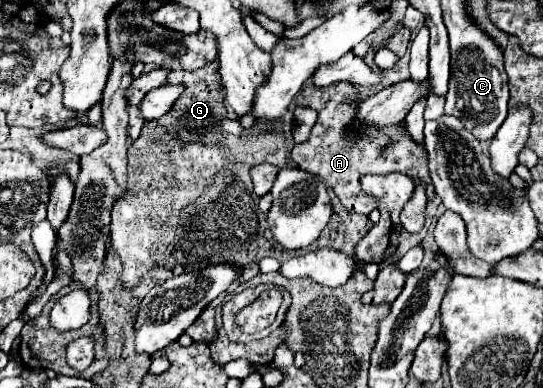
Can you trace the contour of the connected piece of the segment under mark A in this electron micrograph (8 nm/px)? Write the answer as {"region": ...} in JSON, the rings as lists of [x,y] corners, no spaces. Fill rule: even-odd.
{"region":[[[350,84],[340,86],[340,90],[332,90],[332,98],[310,98],[310,90],[306,90],[306,100],[298,94],[296,104],[298,106],[308,106],[312,110],[318,112],[318,120],[310,132],[310,138],[302,144],[294,144],[290,156],[292,160],[306,172],[318,174],[328,186],[332,186],[334,194],[340,198],[342,206],[350,212],[358,212],[358,214],[370,214],[376,208],[376,200],[364,192],[360,192],[360,176],[362,174],[388,174],[388,172],[404,172],[412,178],[422,178],[426,182],[426,192],[428,192],[428,200],[432,200],[434,196],[434,188],[430,186],[430,178],[428,178],[428,166],[426,166],[426,150],[422,146],[418,146],[404,124],[398,126],[390,126],[390,130],[384,130],[384,134],[376,134],[374,130],[370,130],[372,138],[362,138],[358,142],[350,140],[350,138],[342,138],[346,126],[354,120],[354,110],[356,106],[350,106],[348,102],[354,100],[354,90],[350,88]]]}

